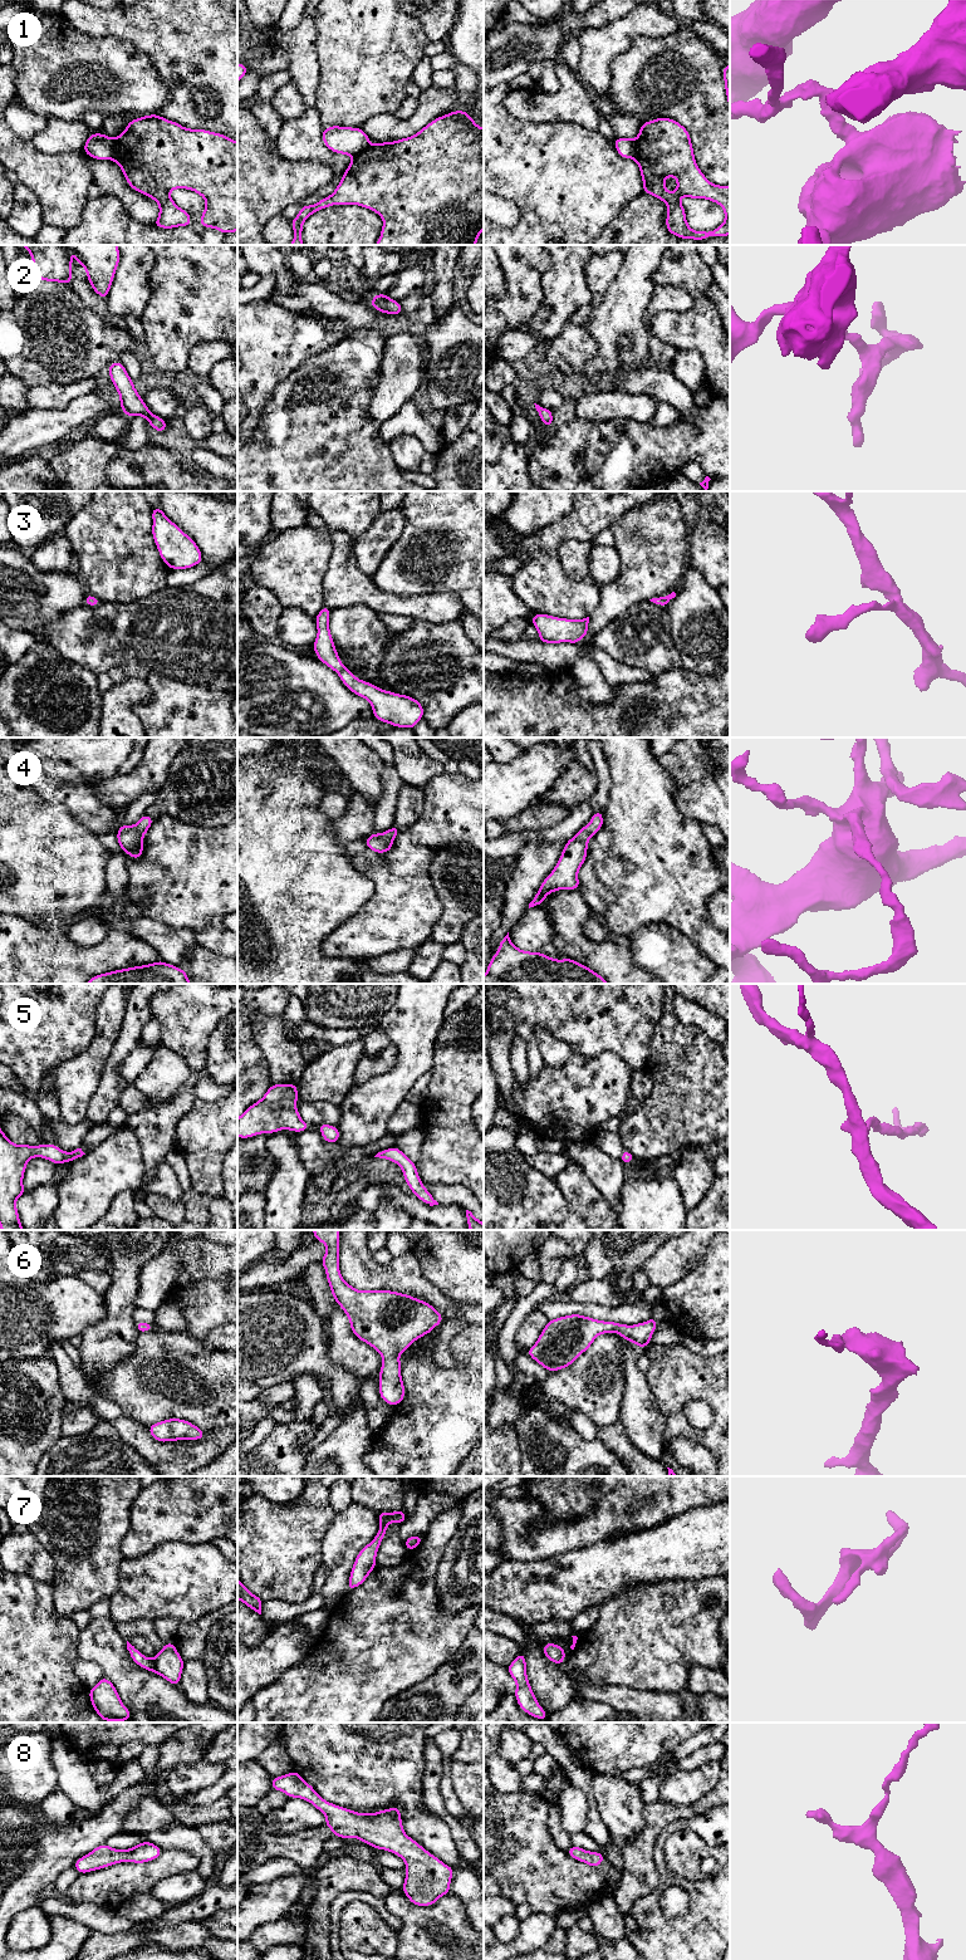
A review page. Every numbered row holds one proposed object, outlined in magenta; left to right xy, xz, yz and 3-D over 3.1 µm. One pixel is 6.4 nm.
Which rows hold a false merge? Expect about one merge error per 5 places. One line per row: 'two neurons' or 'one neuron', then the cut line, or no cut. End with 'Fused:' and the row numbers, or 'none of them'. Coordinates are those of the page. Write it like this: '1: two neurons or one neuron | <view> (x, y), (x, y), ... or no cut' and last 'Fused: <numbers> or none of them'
1: two neurons | xy (114, 140), (114, 155), (111, 158)
2: one neuron | no cut
3: one neuron | no cut
4: one neuron | no cut
5: one neuron | no cut
6: one neuron | no cut
7: one neuron | no cut
8: one neuron | no cut
Fused: 1

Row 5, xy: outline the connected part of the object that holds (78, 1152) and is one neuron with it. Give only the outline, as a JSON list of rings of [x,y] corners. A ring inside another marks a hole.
[[[0,1130],[0,1229],[23,1230],[16,1199],[25,1194],[23,1177],[33,1157],[43,1157],[55,1165],[70,1162],[85,1155],[82,1148],[64,1152],[57,1145],[15,1145]]]

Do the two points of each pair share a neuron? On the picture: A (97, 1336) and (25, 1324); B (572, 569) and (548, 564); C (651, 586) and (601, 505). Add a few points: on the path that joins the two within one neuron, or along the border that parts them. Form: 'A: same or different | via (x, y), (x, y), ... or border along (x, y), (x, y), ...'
A: different | border along (106, 1316), (81, 1333)
B: different | border along (562, 540), (559, 567), (577, 581), (587, 577)
C: different | border along (636, 506), (626, 510), (608, 528)

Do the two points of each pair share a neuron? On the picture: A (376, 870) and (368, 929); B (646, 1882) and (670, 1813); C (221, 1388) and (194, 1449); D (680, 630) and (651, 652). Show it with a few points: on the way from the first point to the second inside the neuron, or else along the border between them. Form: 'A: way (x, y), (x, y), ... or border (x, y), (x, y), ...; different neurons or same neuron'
A: way (382, 885), (382, 914); same neuron
B: way (645, 1865), (645, 1841), (652, 1829); same neuron
C: border (222, 1427), (210, 1430), (206, 1434); different neurons
D: border (665, 608), (668, 615), (671, 640), (682, 664); different neurons

